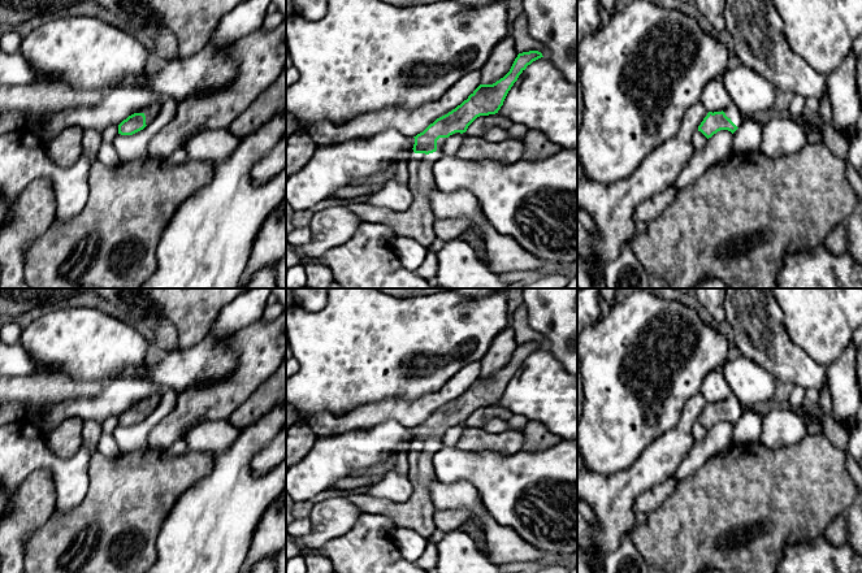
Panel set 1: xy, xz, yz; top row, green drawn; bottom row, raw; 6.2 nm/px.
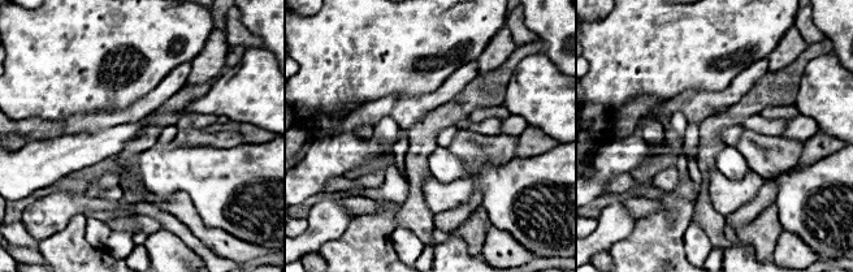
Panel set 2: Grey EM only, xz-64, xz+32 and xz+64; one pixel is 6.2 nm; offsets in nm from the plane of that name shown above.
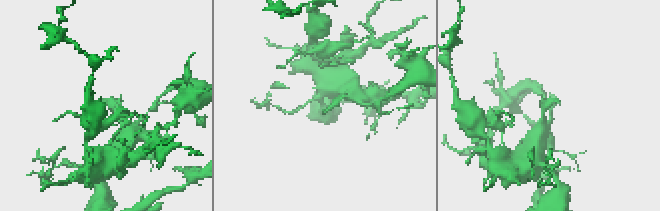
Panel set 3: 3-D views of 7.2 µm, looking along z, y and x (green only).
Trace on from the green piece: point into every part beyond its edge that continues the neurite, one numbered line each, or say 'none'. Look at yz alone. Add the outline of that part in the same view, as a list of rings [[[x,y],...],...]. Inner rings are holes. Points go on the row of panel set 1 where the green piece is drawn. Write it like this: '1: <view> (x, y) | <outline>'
1: yz (731, 111) | [[[733,103],[724,108],[723,112],[737,127],[742,125],[745,116],[738,112],[737,107]]]

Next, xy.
1: xy (151, 111) | [[[150,104],[144,108],[142,108],[140,110],[138,110],[138,113],[143,113],[146,116],[146,125],[148,126],[155,117],[159,114],[160,112],[160,104]]]

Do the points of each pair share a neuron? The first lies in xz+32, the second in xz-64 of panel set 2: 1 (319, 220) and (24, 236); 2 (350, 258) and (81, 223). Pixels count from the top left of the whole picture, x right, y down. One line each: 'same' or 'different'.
1: different
2: same

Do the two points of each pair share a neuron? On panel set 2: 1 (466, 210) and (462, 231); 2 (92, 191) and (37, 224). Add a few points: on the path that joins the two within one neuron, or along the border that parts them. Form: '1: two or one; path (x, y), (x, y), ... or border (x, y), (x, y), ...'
1: two; border (480, 204), (447, 233)
2: two; border (83, 194), (91, 198), (105, 198), (116, 202)

